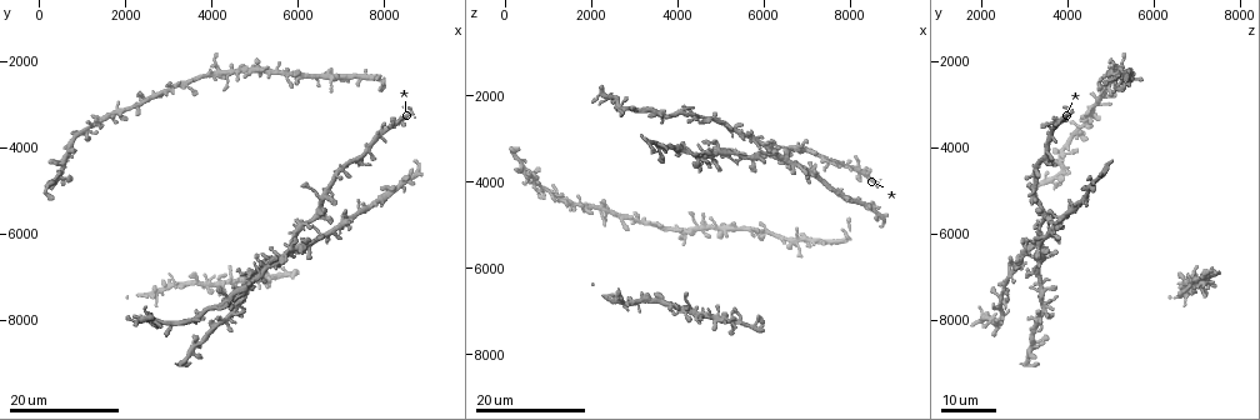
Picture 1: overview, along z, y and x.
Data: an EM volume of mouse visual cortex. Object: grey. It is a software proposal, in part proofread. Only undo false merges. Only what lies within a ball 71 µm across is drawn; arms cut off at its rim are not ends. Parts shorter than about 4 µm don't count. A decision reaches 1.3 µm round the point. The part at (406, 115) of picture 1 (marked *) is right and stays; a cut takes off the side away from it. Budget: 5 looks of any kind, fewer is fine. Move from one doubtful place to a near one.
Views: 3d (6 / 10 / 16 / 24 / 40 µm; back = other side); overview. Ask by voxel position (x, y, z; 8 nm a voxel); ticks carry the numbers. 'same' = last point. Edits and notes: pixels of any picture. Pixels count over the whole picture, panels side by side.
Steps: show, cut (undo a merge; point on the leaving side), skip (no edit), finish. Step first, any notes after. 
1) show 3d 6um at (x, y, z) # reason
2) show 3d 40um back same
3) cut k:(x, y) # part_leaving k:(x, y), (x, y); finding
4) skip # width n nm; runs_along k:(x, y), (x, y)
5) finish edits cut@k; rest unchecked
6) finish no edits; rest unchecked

show 3d 24um at (6900, 5900, 3650) # looks like a crossing

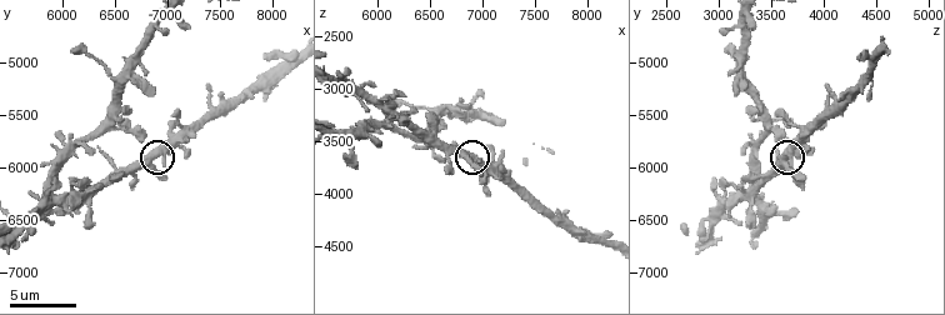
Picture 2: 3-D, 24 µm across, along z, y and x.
show 3d 6um at (6900, 5900, 3640)

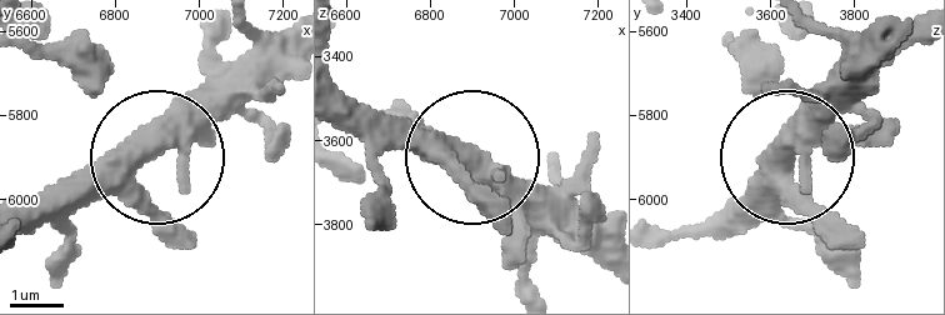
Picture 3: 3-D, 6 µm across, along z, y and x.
skip # side_arm 25 um; arms 5; all the same cell

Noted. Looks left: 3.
show 3d 24um at (4450, 2250, 4950)

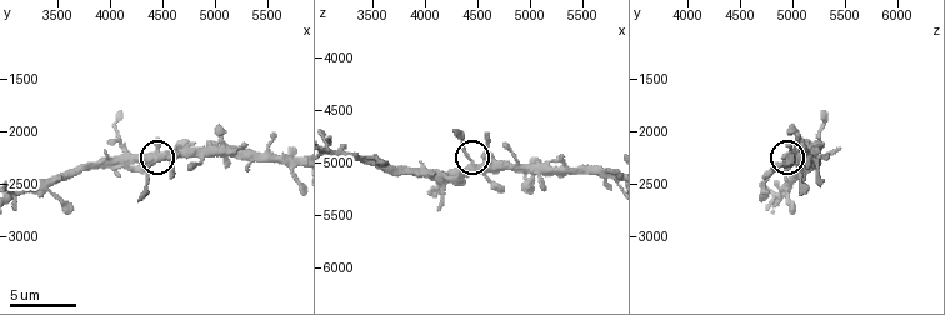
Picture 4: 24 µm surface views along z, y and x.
show 3d 6um at (4460, 2280, 5000) # closer look

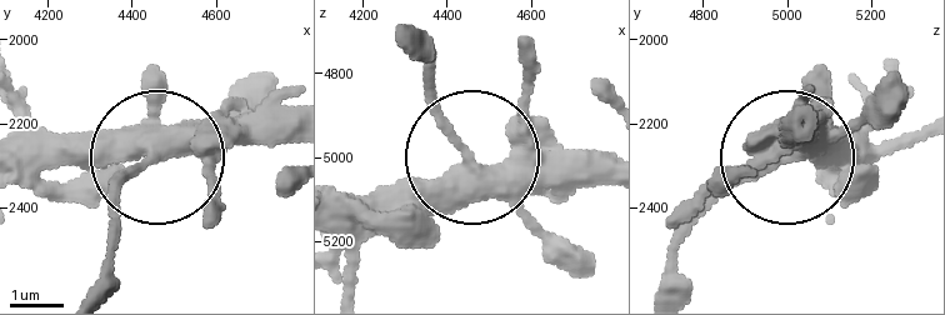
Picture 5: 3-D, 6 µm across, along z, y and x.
skip # arms 4; one cell here

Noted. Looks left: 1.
finish no edits; rest unchecked

